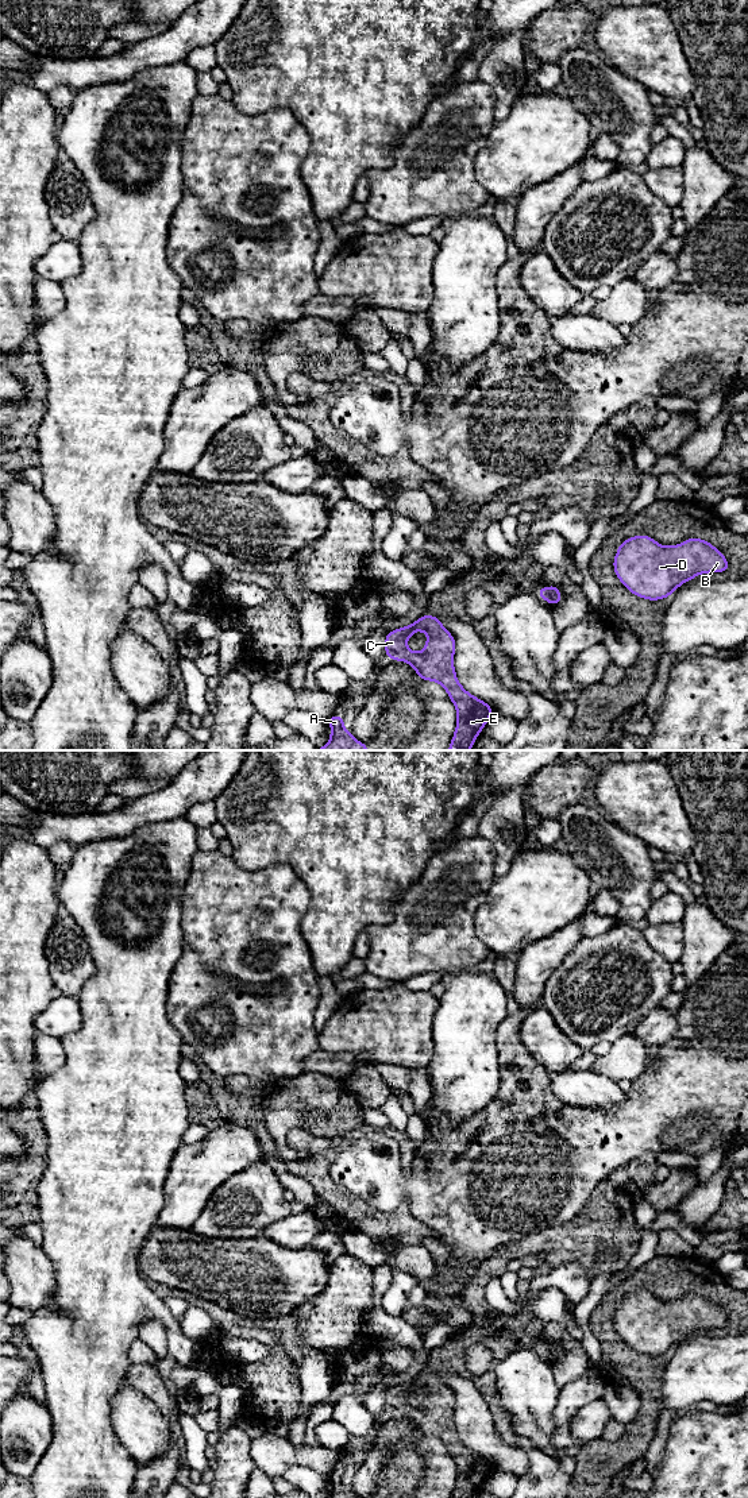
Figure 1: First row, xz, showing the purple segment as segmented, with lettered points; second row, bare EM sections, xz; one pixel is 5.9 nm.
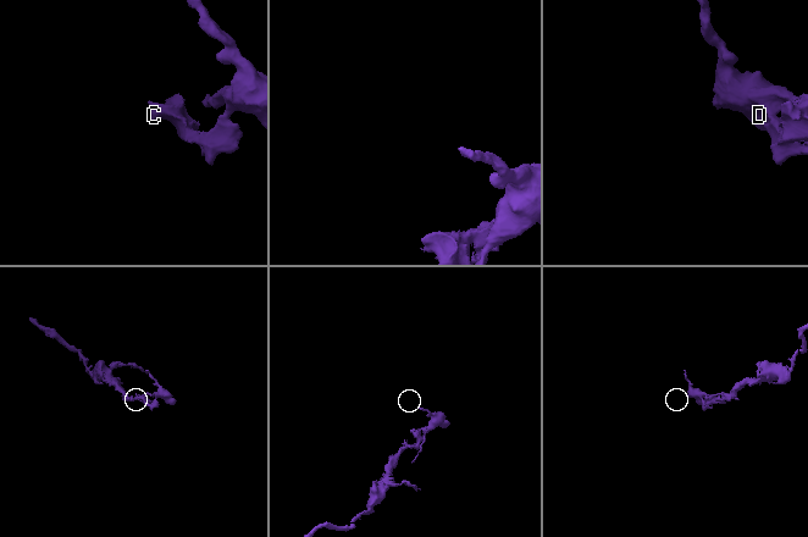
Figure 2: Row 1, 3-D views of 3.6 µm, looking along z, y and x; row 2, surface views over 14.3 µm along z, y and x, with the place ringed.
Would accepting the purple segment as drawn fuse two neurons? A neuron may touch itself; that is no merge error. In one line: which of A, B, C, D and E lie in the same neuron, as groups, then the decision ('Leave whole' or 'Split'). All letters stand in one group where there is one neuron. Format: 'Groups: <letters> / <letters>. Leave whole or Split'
Groups: A C E / B D. Split

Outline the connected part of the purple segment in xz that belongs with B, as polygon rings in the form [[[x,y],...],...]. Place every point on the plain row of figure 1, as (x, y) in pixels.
[[[637,1290],[618,1301],[613,1325],[631,1350],[645,1356],[662,1356],[701,1329],[728,1328],[730,1323],[707,1296],[690,1293],[666,1302],[648,1290]]]

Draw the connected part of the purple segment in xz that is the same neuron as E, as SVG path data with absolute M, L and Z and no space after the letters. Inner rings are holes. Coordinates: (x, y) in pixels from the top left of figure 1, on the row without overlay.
M423 1370L413 1379L394 1385L385 1391L385 1412L394 1417L406 1417L421 1436L439 1439L448 1449L450 1456L456 1464L456 1483L451 1498L475 1498L475 1494L482 1489L482 1485L494 1471L490 1460L482 1455L471 1451L459 1439L454 1422L454 1410L456 1406L456 1397L454 1391L443 1382L436 1371ZM415 1387L424 1387L428 1394L421 1408L413 1408L406 1402L406 1397Z

